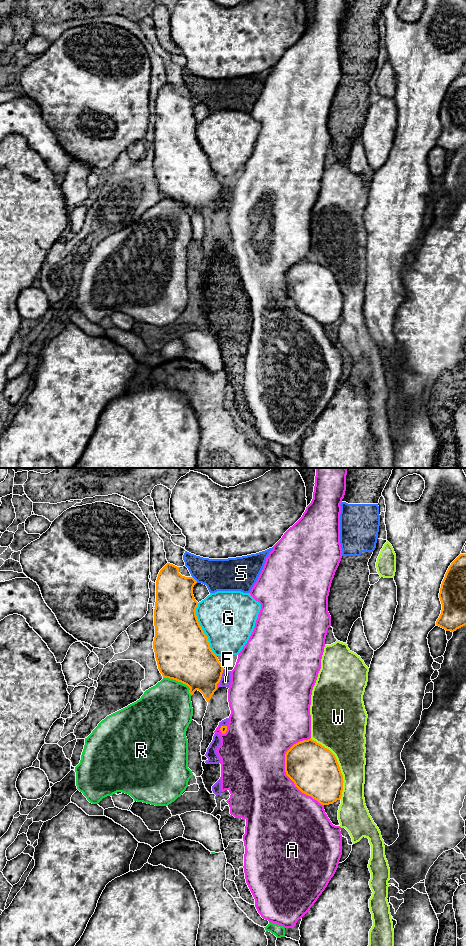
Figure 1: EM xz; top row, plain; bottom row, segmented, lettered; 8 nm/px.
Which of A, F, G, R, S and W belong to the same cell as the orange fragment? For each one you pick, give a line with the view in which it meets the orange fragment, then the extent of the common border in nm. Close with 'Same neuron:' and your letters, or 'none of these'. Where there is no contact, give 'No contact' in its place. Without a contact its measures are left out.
Same neuron: none of these

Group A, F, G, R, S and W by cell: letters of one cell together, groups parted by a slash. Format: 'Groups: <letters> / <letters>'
Groups: A / F S / G / R / W

